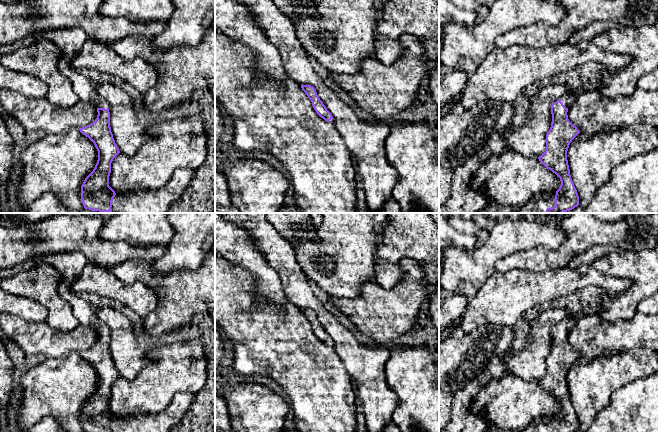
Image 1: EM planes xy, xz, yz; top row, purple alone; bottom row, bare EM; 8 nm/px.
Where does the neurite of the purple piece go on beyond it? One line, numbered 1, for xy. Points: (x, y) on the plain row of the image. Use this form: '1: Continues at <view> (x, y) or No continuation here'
1: Continues at xy (70, 264)

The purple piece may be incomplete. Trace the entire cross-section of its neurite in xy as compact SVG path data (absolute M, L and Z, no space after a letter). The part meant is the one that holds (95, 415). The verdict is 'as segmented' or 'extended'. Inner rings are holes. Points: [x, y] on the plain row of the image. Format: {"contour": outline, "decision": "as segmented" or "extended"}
{"contour": "M65 252L47 255L42 258L61 273L58 293L72 308L79 324L91 326L97 332L97 342L80 356L88 361L98 375L98 384L93 395L85 402L81 410L81 424L84 432L111 432L115 415L109 410L111 387L120 377L110 351L108 327L101 322L96 312L84 300L83 296L72 292L72 284L82 274L88 264L85 255L79 252Z", "decision": "extended"}

